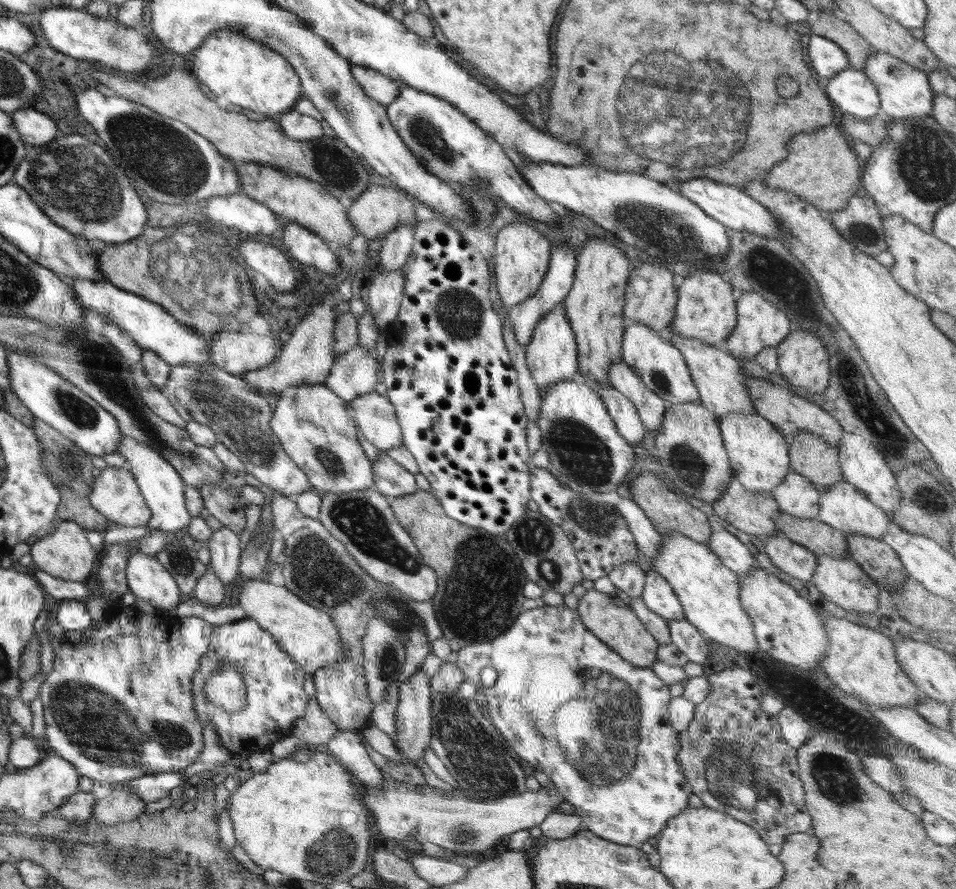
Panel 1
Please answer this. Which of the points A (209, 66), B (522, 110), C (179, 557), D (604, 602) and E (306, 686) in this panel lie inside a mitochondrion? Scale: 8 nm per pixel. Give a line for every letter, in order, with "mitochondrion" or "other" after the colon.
A: other
B: other
C: mitochondrion
D: other
E: other

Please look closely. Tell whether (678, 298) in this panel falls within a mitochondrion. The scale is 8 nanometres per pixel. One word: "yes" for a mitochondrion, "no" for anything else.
no

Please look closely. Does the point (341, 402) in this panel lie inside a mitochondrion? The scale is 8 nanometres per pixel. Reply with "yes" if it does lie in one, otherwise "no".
no

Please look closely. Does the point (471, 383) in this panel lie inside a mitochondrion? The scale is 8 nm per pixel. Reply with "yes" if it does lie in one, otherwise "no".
no

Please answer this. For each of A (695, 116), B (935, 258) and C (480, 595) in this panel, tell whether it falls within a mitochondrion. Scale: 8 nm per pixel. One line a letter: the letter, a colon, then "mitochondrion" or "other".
A: mitochondrion
B: other
C: mitochondrion

